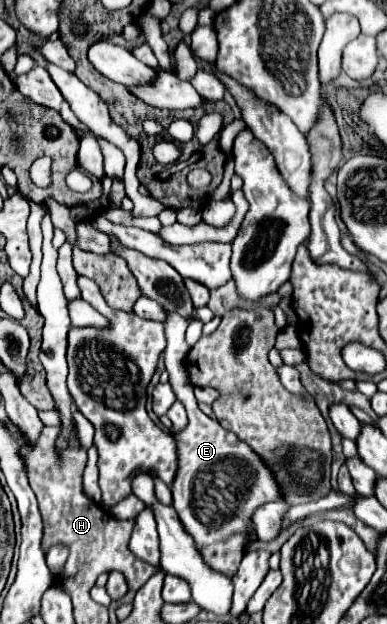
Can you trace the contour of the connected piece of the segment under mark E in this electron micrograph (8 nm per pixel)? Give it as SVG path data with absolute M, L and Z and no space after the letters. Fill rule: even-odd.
M177 394L185 404L189 424L183 432L175 434L179 446L179 472L171 486L173 490L173 508L185 530L193 536L197 550L201 552L207 566L225 576L233 576L243 558L243 544L247 542L247 524L255 508L265 502L277 502L281 492L273 474L267 470L263 460L235 434L227 432L217 420L205 416L193 394ZM237 462L245 470L237 472ZM227 470L227 472L225 472Z

